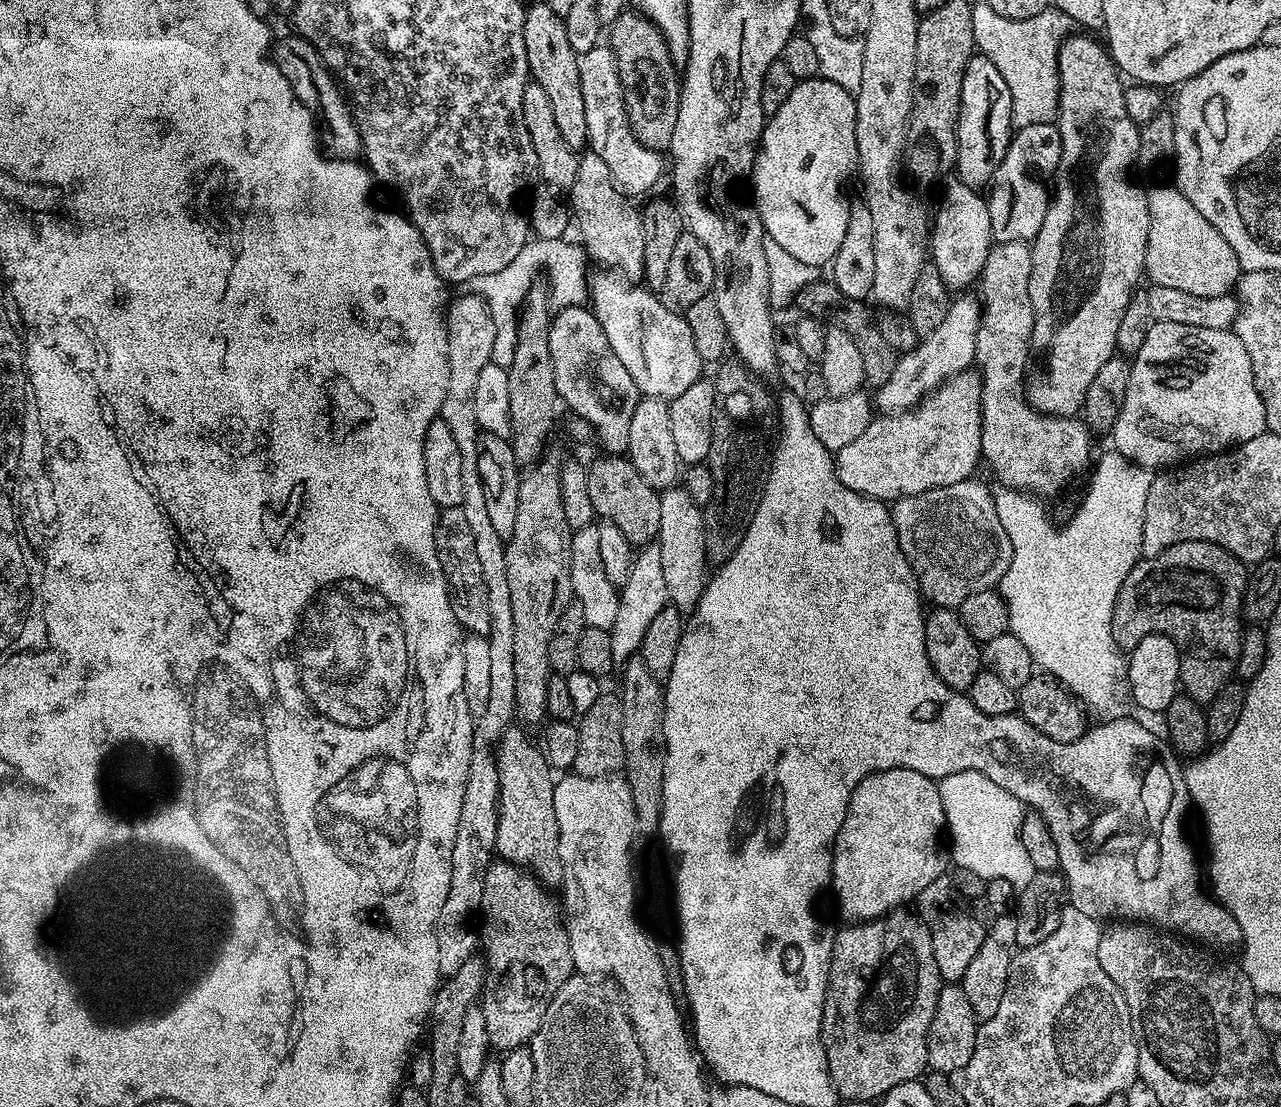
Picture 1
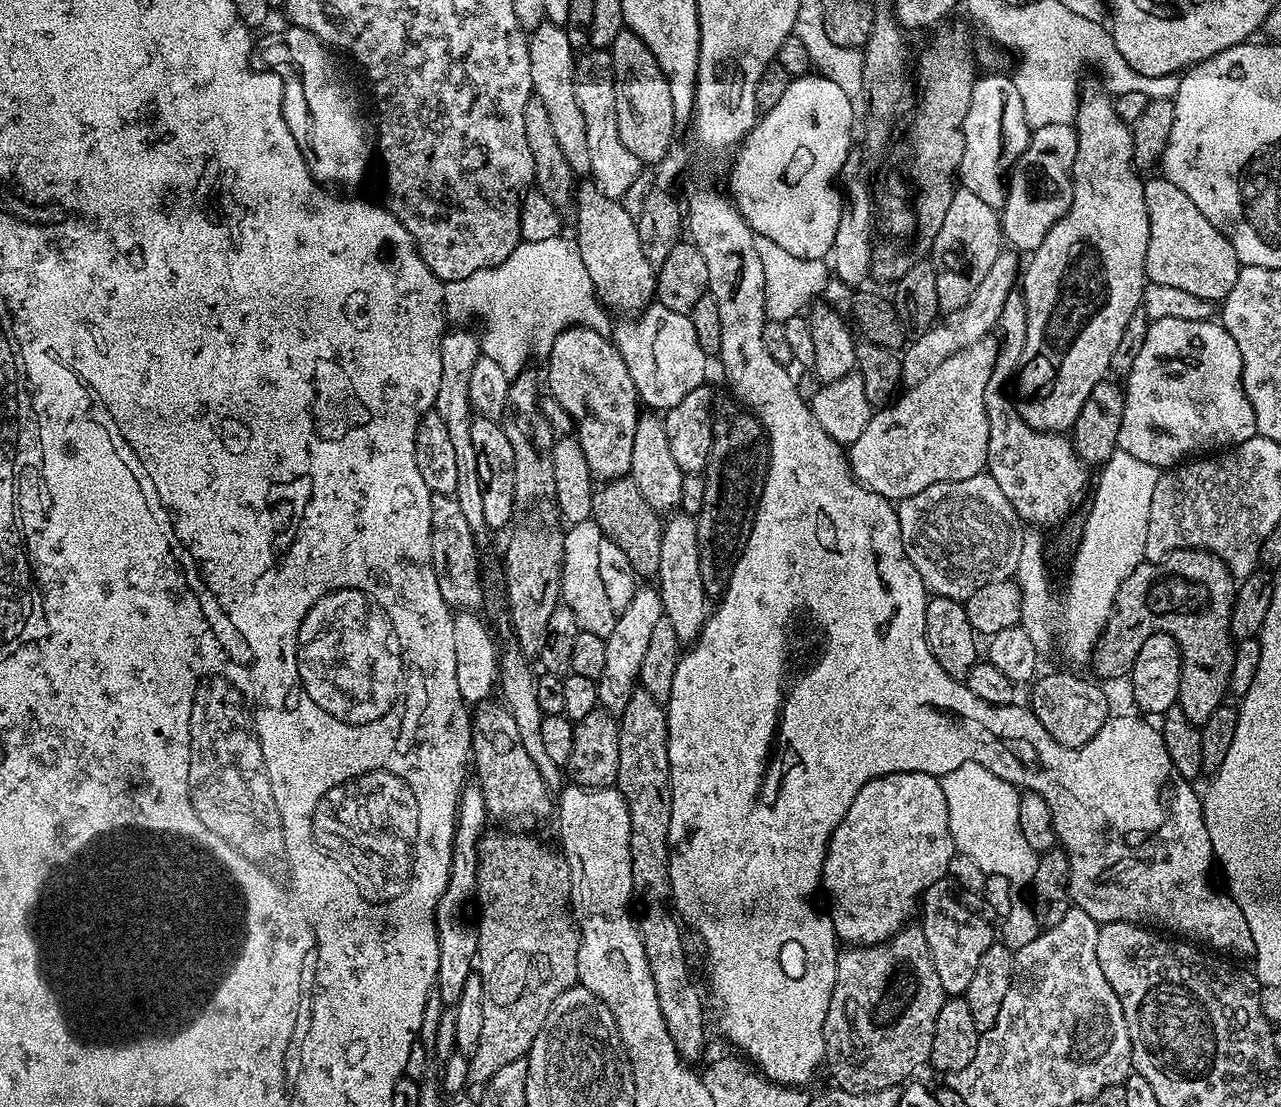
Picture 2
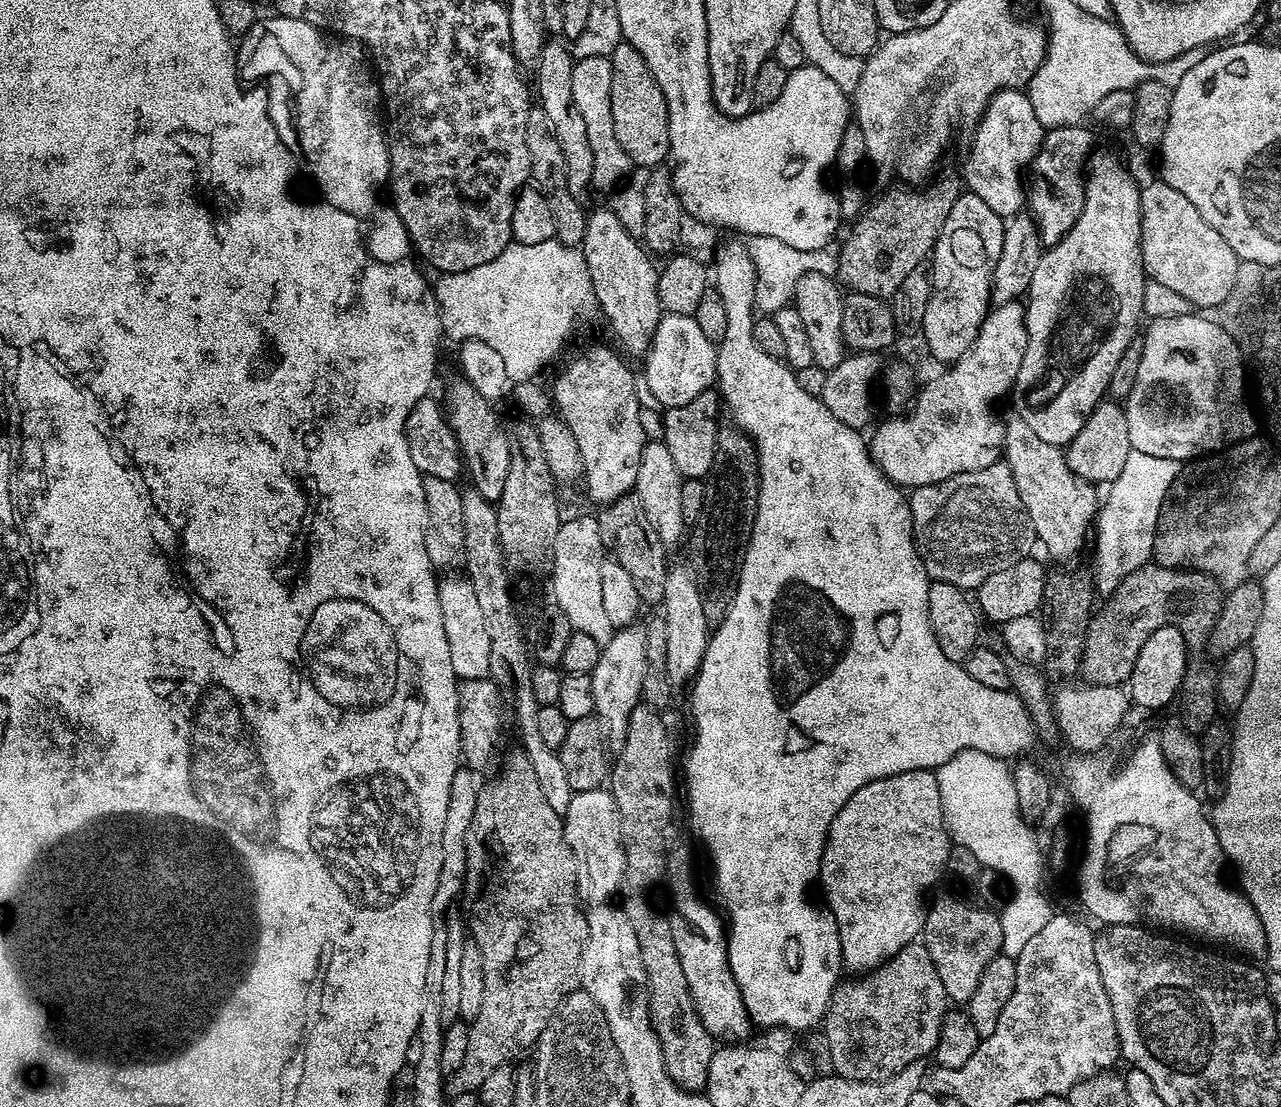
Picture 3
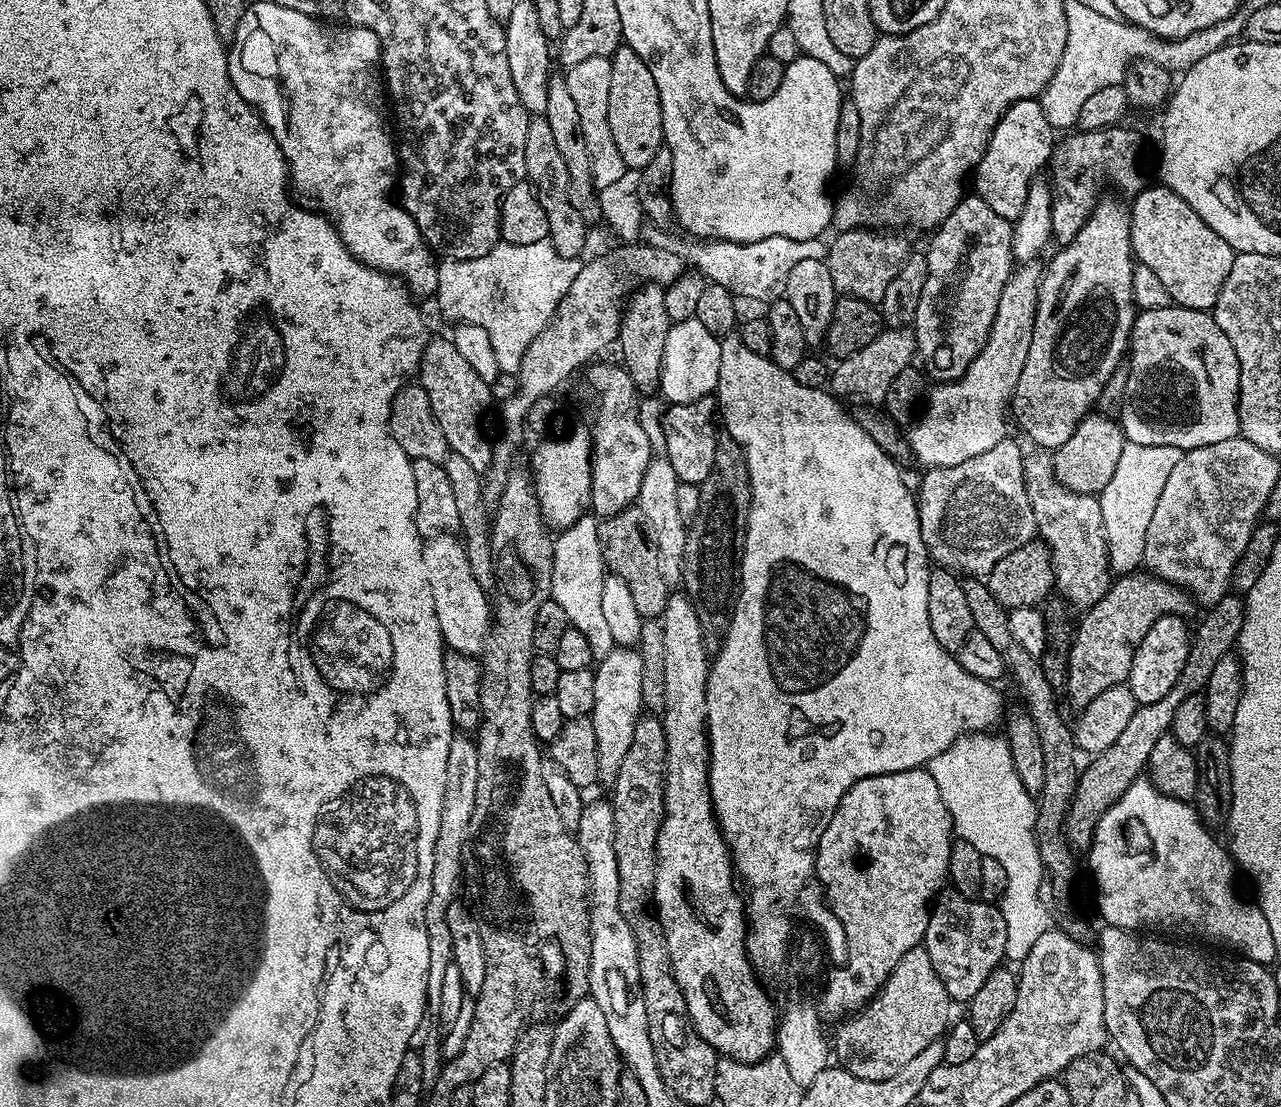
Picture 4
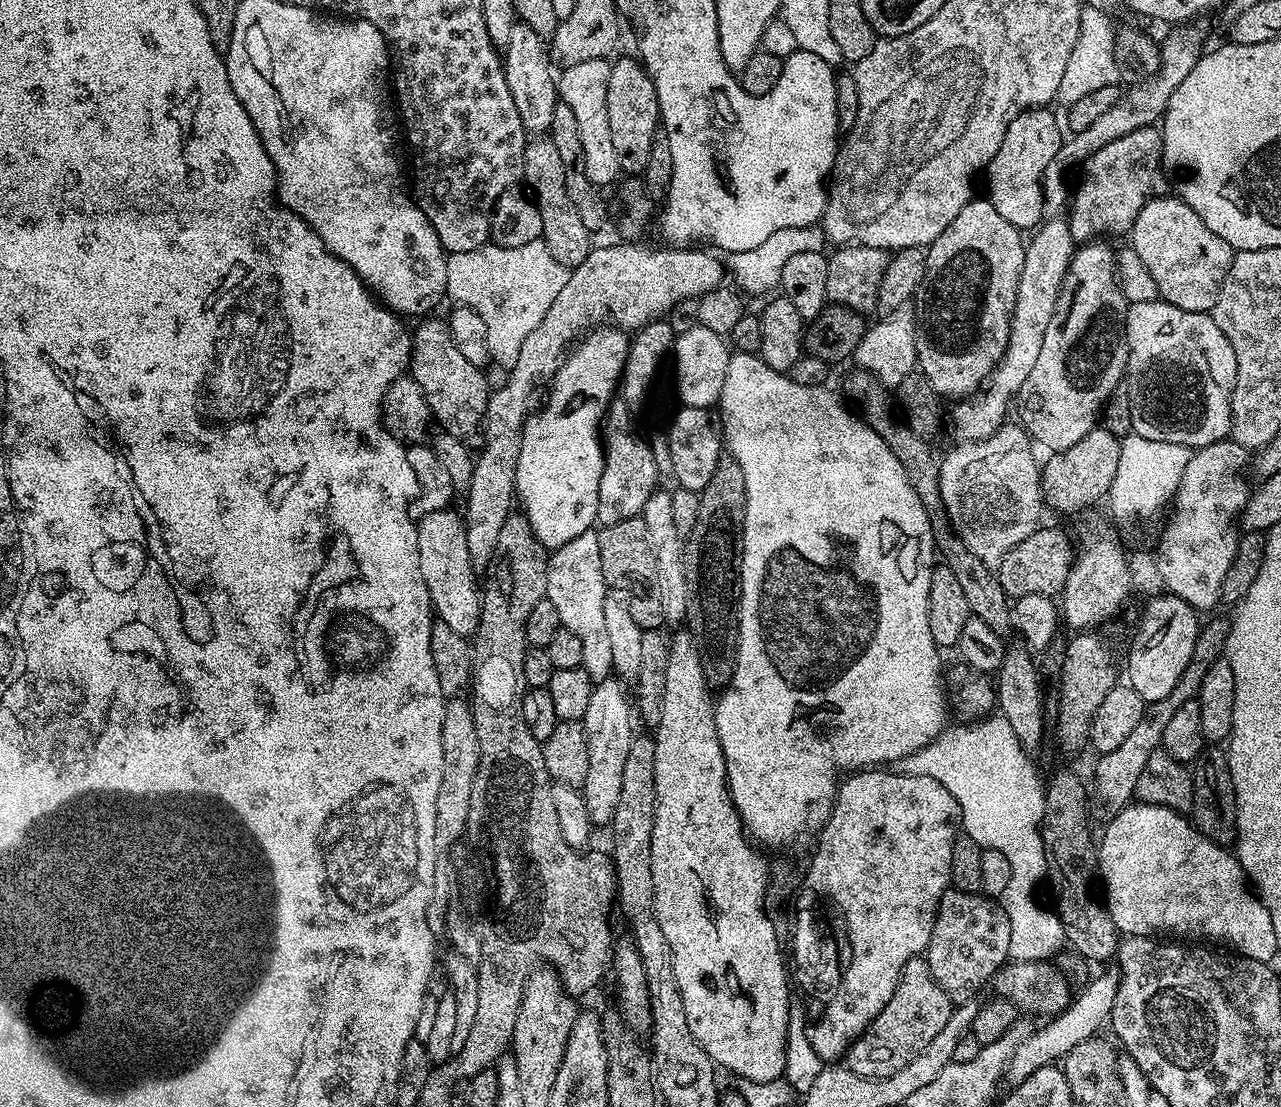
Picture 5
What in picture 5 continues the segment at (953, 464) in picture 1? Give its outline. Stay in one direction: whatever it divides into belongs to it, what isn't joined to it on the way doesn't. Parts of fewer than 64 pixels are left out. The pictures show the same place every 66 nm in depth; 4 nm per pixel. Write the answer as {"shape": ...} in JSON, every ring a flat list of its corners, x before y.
{"shape":[[1048,218,1035,229,1033,240,1027,241,1024,250,1024,261,1022,262,1022,274,1018,278,1018,298,1014,306,1012,315,1011,334,1008,339,1008,349,1004,351,1004,357,1000,360,997,368,988,377,986,386,981,387,979,392,973,392,967,398,960,398,956,404,950,408,950,420,952,416,952,432,960,442,975,442,985,440,990,434,994,434,1000,425,1005,423,1008,412,1008,403,1013,403,1014,397,1019,393,1022,382,1026,382,1026,374,1030,374,1030,369,1038,358,1038,350,1042,350,1042,338,1046,335,1046,326,1050,326,1050,318,1054,318,1054,310,1058,302,1060,287,1064,281,1064,275,1068,272,1068,267,1072,261,1074,251,1074,241,1068,221,1064,218]]}

